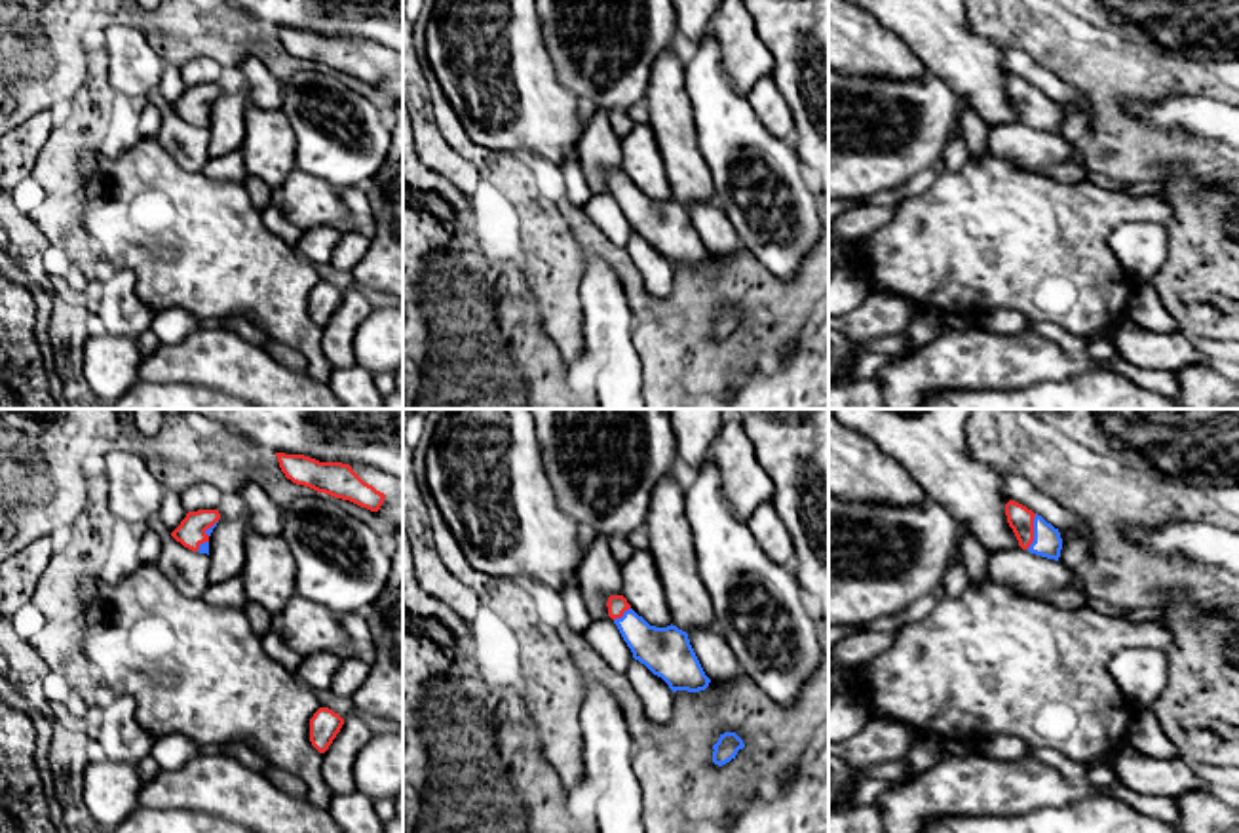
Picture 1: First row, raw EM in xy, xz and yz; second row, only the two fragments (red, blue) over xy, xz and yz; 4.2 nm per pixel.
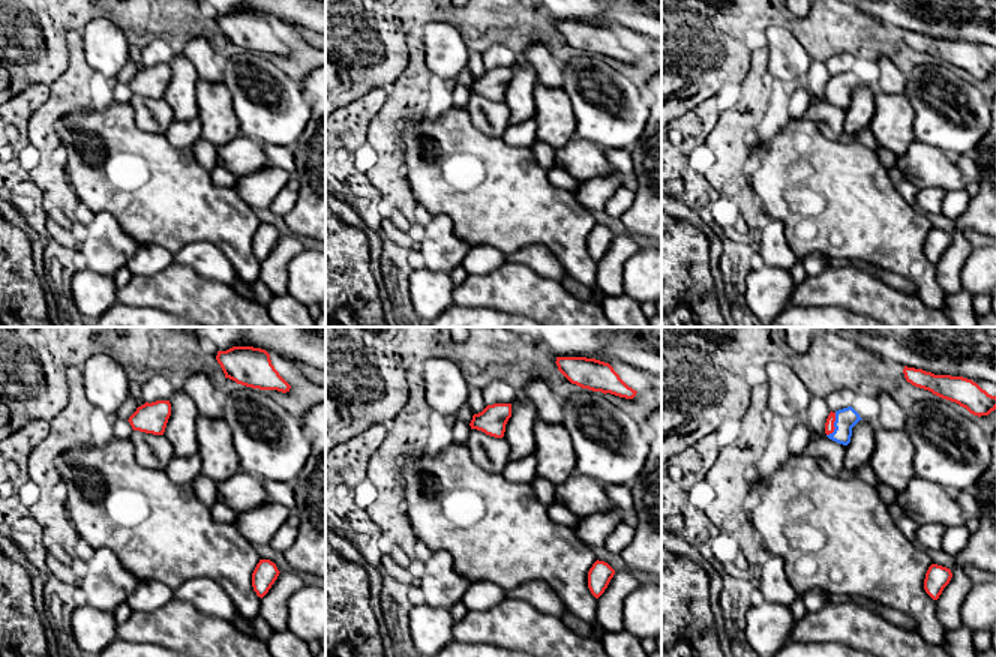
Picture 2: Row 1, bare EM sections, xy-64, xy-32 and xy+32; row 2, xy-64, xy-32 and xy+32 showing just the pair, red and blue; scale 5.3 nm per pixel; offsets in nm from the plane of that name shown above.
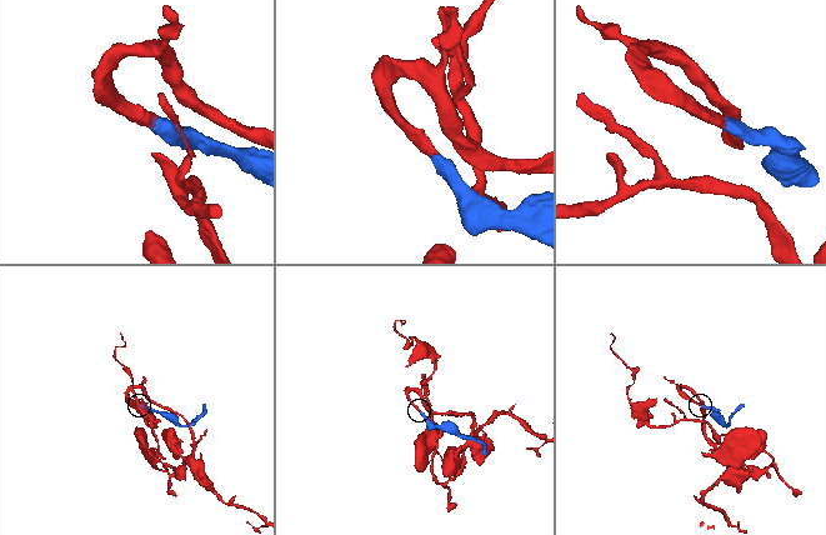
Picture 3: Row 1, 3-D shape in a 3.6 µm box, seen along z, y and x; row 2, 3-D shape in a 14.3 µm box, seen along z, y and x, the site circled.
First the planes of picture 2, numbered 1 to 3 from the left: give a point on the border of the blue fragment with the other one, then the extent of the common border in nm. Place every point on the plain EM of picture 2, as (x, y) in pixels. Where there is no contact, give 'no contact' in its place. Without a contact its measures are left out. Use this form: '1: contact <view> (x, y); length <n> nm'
1: no contact
2: no contact
3: contact xy+32 (833, 89); length 140 nm

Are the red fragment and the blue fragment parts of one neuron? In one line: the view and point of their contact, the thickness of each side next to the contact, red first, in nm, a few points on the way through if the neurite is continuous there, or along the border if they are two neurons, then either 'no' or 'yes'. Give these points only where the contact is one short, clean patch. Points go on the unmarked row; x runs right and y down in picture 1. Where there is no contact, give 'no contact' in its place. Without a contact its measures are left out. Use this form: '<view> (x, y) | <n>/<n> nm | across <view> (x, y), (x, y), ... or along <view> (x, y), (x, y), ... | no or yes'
yz (1032, 105) | 110/120 nm | across yz (1021, 94), (1032, 105), (1048, 116) | yes

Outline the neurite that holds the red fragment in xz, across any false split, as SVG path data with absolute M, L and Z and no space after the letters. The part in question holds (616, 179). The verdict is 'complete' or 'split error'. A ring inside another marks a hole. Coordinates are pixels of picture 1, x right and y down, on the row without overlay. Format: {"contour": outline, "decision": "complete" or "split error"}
{"contour": "M610 169L606 181L633 232L661 251L673 266L699 266L709 261L711 253L705 249L686 205L673 198L667 202L650 200L623 169Z", "decision": "split error"}

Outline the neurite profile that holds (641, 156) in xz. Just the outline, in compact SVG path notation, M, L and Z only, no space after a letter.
M635 124L633 131L621 139L621 162L631 183L650 200L673 198L656 133L648 124Z

